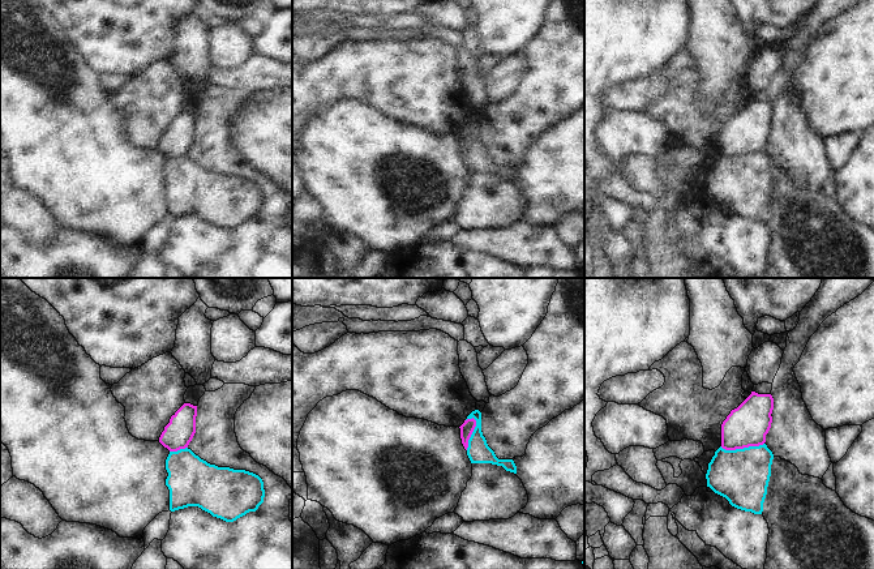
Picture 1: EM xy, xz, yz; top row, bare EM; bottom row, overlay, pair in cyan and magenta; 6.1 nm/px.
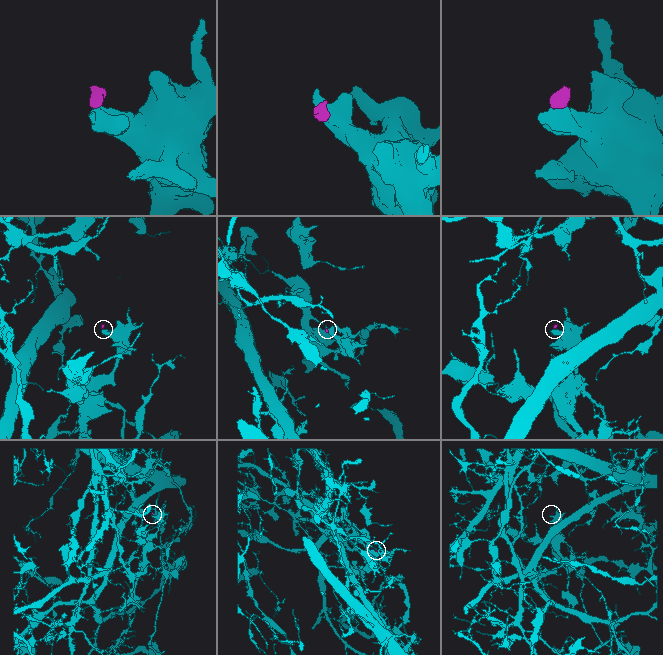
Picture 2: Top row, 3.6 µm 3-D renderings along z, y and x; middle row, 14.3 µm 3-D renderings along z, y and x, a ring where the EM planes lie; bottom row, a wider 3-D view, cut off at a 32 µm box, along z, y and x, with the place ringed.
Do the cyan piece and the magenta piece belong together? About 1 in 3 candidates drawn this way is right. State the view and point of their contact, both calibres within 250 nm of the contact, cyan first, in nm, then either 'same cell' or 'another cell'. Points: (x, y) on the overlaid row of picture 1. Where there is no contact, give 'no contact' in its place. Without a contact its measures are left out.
yz (741, 449) | 320/260 nm | another cell

